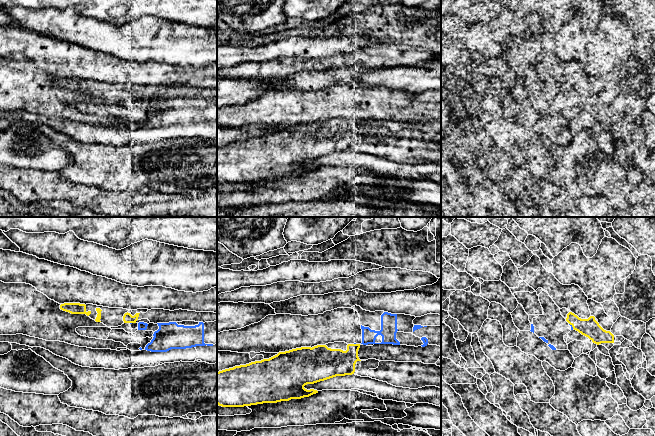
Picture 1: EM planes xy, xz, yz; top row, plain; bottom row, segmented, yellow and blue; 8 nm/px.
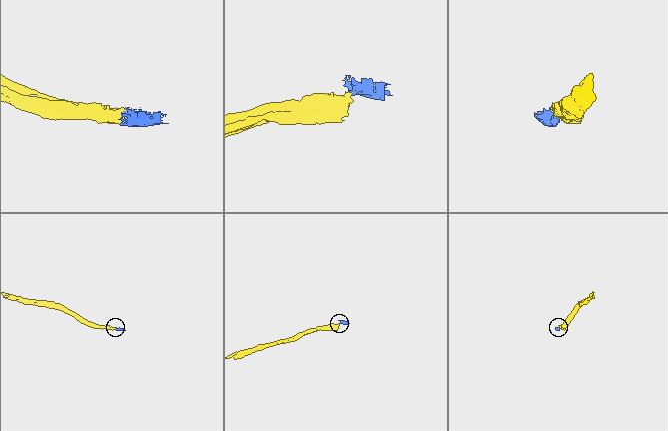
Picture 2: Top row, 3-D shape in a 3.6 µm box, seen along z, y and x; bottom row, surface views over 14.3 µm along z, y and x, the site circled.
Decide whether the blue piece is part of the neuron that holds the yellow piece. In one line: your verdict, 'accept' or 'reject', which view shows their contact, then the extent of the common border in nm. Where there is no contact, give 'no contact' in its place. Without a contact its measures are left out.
reject | yz | 60 nm

